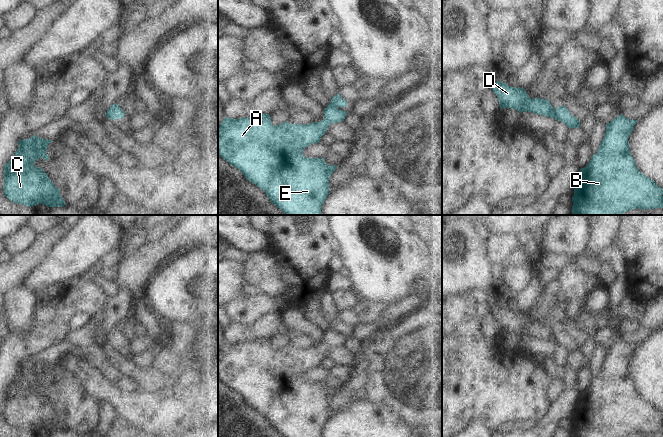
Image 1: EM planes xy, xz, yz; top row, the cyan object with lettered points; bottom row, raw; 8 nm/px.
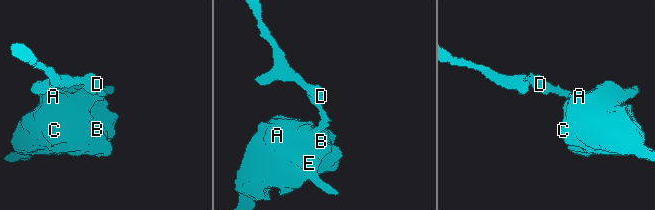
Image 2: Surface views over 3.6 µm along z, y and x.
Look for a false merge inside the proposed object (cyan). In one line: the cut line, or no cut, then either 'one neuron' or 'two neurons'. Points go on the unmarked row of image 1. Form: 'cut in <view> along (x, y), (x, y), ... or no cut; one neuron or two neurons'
cut in yz along (554, 335), (555, 341); two neurons

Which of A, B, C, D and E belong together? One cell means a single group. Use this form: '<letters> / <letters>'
A B C E / D

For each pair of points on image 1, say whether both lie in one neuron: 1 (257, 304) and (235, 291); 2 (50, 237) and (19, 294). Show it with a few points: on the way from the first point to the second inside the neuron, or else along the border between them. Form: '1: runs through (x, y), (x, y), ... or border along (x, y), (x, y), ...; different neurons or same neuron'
1: border along (243, 296), (232, 299), (228, 303); different neurons
2: border along (20, 284), (10, 290); different neurons

